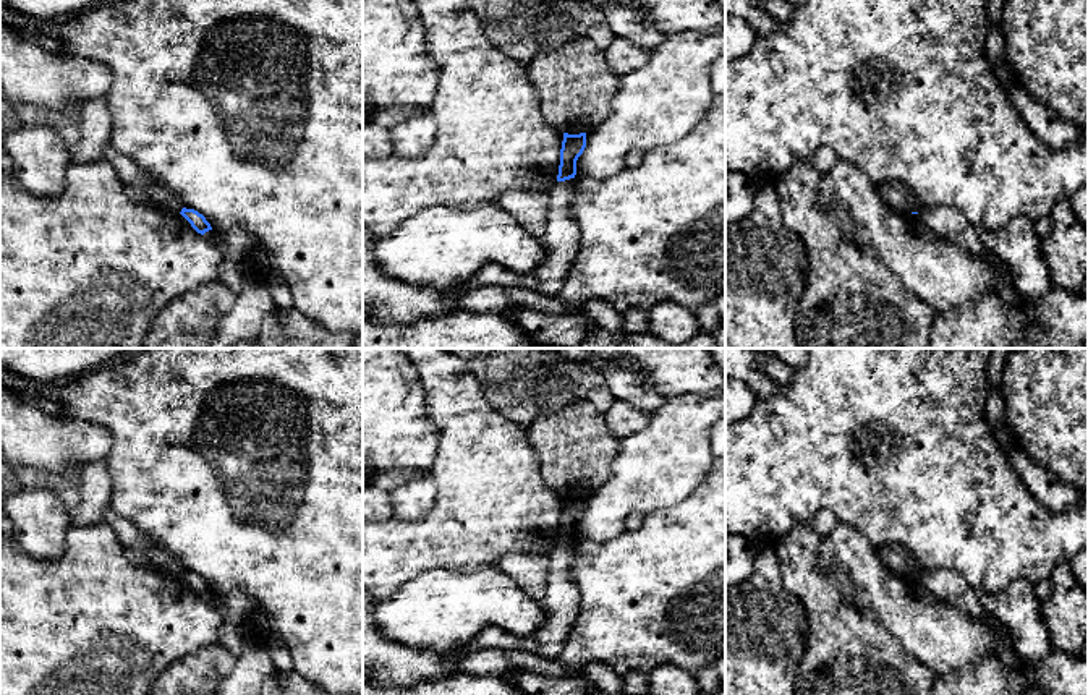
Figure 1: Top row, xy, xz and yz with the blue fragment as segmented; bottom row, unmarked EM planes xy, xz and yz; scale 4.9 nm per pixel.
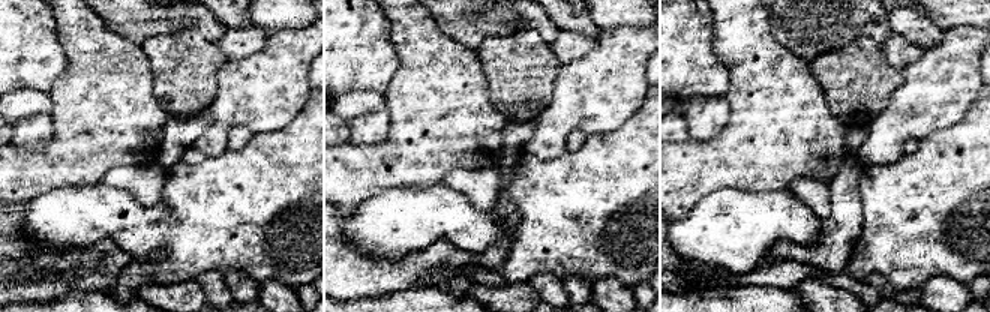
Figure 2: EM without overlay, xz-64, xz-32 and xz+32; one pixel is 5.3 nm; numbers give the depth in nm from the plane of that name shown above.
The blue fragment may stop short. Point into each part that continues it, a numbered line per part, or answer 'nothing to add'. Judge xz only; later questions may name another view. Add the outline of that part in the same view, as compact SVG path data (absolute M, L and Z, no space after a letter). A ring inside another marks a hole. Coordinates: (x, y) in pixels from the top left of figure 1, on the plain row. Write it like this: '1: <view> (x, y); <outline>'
1: xz (386, 663); M570 541L557 544L549 554L549 582L542 599L547 617L536 633L518 637L487 625L452 654L414 650L385 638L376 622L379 601L363 586L363 682L395 689L447 679L458 674L457 667L466 656L482 650L523 651L557 659L578 616L580 590L570 577L575 552L575 541Z

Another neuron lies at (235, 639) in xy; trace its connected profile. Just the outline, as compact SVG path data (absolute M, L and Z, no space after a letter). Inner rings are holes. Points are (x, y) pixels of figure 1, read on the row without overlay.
M223 624L217 635L217 643L223 645L233 656L240 656L248 646L261 643L261 640L248 627Z

